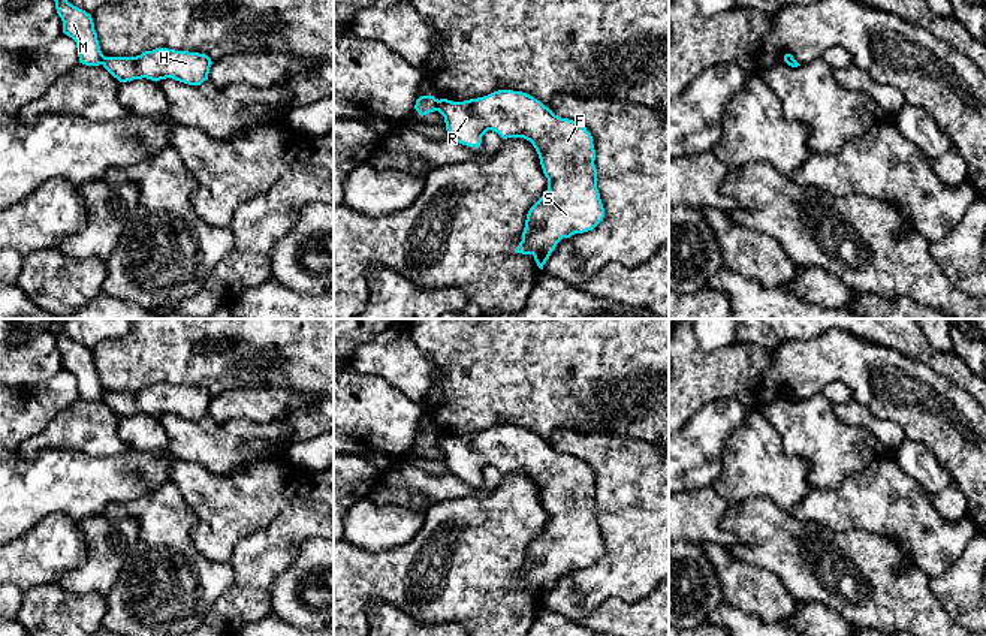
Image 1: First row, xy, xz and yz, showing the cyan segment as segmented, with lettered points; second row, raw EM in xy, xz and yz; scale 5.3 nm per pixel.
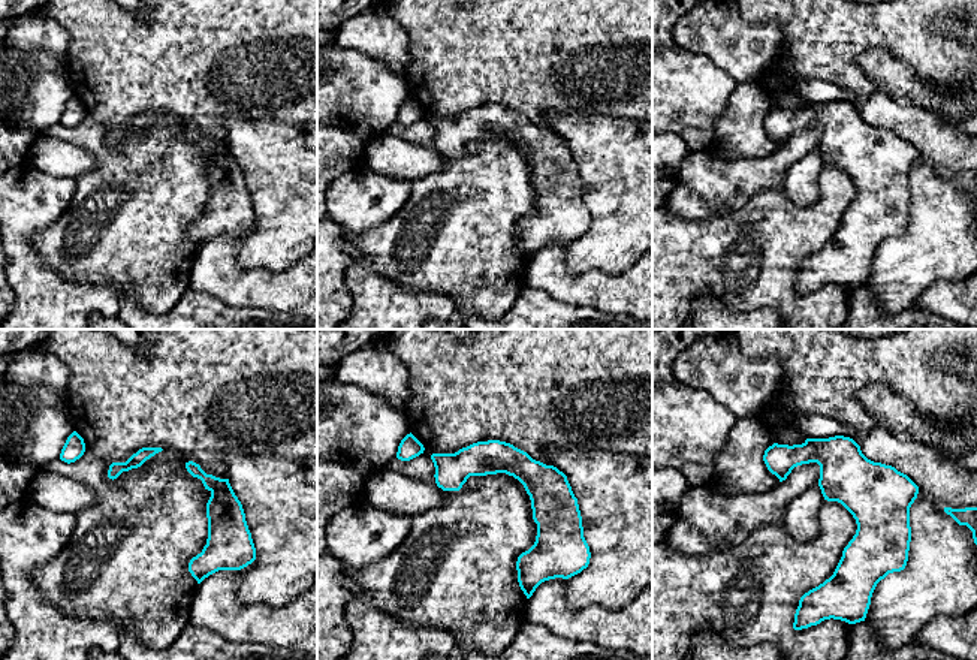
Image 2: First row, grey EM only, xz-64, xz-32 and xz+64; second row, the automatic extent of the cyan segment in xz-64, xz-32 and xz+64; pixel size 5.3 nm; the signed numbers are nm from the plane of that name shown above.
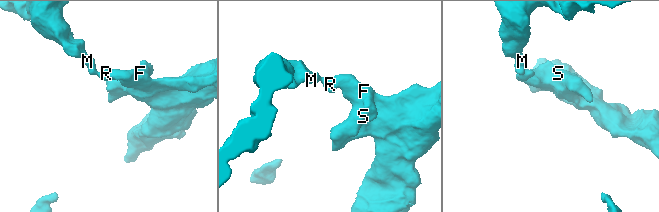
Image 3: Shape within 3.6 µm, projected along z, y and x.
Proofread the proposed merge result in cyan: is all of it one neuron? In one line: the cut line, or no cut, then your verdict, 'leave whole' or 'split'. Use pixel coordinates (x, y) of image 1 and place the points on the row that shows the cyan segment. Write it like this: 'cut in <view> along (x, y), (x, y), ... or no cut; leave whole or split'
cut in xz along (440, 101), (436, 109); split

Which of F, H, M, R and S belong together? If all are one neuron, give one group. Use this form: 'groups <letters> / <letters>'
groups F H R S / M

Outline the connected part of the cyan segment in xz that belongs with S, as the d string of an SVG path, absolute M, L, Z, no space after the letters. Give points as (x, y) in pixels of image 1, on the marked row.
M498 90L488 96L464 102L440 99L437 111L444 117L450 138L467 147L480 147L482 136L492 130L503 139L524 138L536 148L545 177L546 193L530 208L522 232L522 241L515 253L533 254L537 266L543 265L563 238L592 230L604 217L604 208L597 189L595 150L592 136L582 124L555 115L533 96Z

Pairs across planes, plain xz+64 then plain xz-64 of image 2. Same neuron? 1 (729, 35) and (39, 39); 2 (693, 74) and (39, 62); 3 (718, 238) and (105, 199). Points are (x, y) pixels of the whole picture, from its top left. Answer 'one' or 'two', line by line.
1: one
2: two
3: one

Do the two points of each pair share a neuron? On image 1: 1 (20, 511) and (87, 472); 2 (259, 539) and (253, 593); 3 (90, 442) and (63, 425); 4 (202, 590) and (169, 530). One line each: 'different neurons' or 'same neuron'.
1: same neuron
2: same neuron
3: same neuron
4: same neuron

